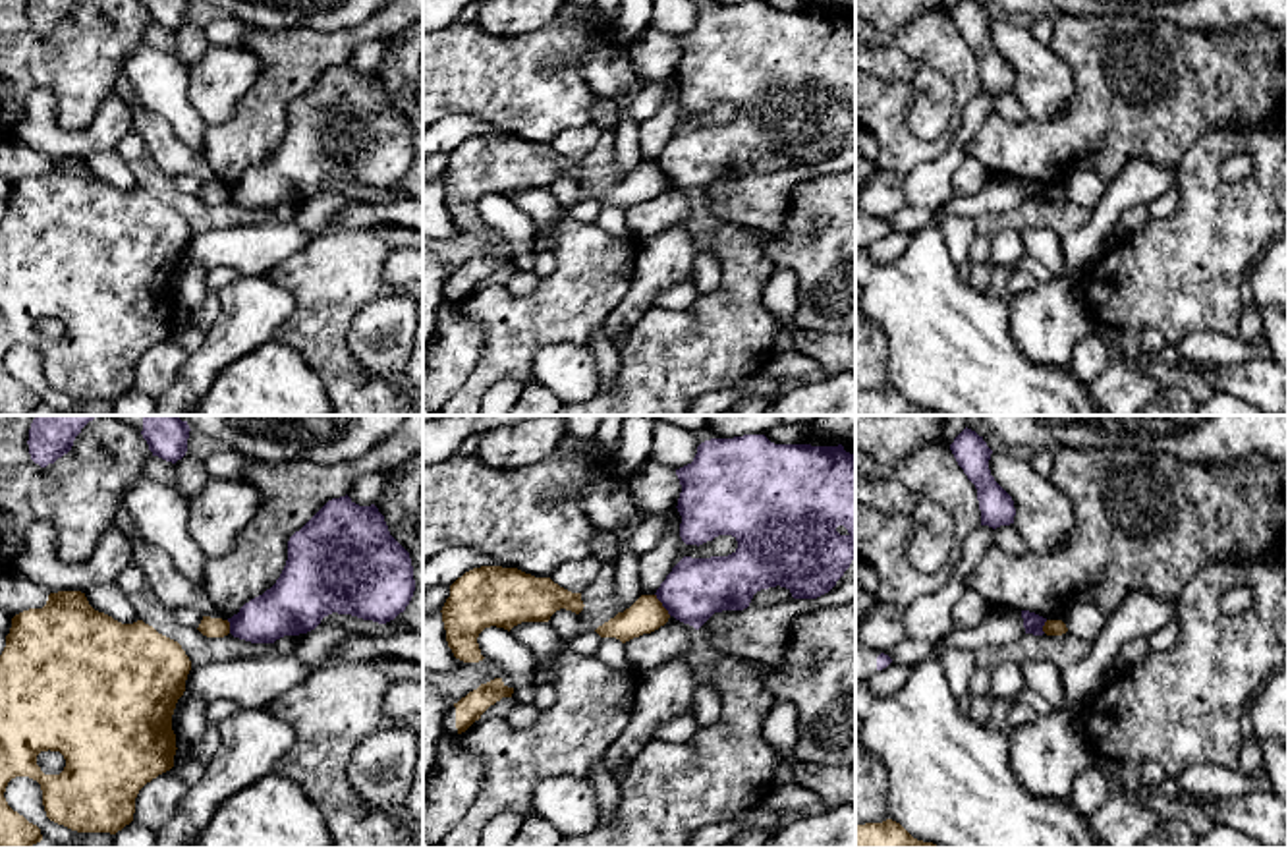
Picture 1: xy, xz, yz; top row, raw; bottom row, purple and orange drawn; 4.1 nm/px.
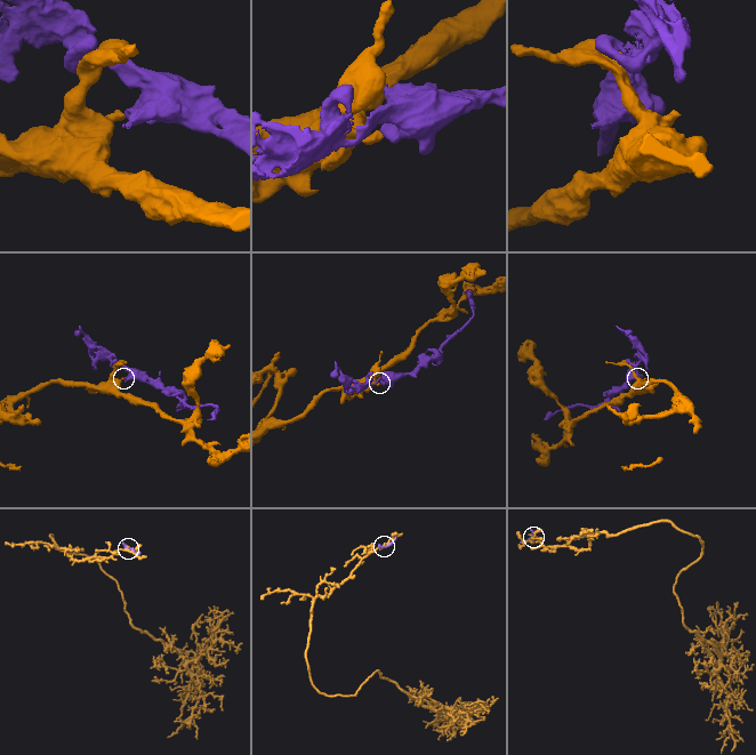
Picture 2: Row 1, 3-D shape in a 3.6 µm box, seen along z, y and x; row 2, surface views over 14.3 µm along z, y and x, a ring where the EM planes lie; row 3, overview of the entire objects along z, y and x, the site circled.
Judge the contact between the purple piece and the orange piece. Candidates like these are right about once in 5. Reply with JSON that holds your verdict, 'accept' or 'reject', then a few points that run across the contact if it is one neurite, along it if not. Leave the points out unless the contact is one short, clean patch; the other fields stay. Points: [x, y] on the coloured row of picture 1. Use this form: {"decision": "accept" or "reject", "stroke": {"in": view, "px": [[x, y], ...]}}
{"decision": "reject"}

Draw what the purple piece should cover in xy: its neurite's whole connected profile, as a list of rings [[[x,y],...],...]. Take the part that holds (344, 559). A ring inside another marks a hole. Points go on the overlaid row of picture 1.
[[[348,495],[328,500],[288,541],[288,560],[276,583],[228,618],[230,634],[251,643],[315,630],[332,612],[386,624],[406,610],[415,591],[409,552],[390,535],[375,504],[359,506]]]

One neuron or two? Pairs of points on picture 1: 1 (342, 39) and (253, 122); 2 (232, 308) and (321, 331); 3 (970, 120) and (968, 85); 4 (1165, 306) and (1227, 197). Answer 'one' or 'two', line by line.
1: one
2: two
3: two
4: one

